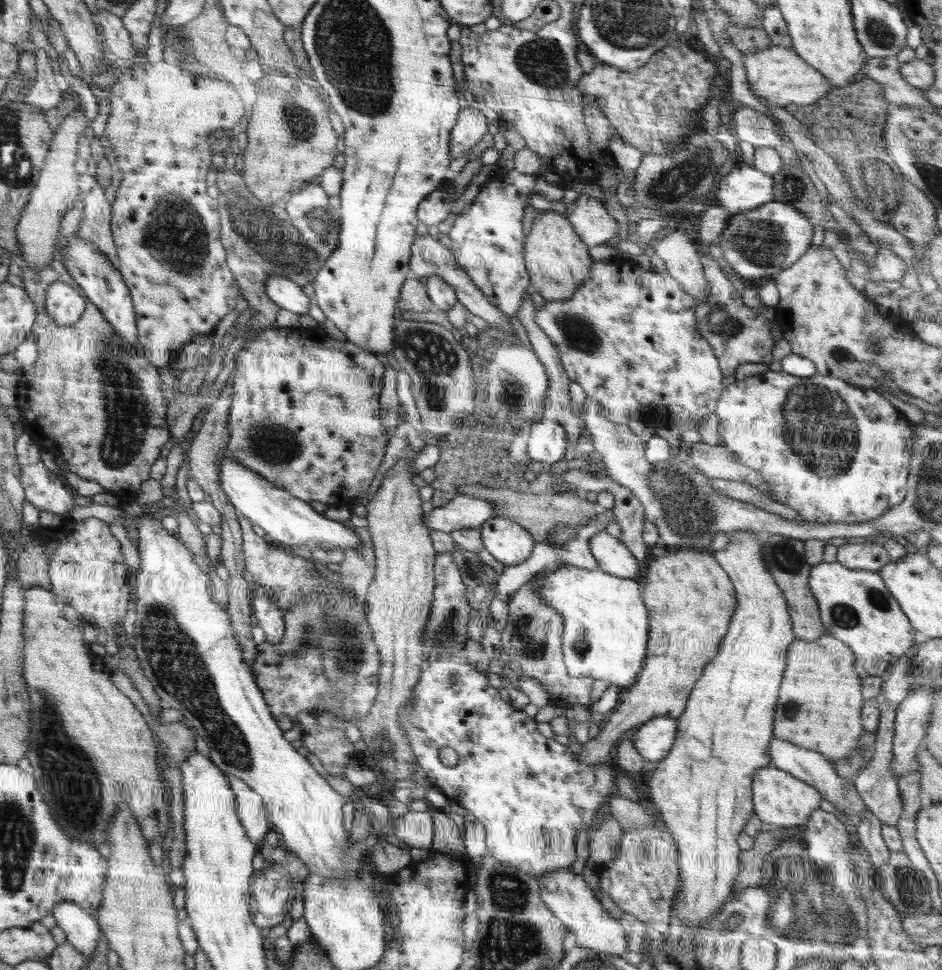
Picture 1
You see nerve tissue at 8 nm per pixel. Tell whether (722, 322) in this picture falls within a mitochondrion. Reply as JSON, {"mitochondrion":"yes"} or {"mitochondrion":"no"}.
{"mitochondrion":"yes"}

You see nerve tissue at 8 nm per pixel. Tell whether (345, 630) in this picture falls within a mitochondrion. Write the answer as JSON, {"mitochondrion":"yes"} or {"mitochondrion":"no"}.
{"mitochondrion":"yes"}

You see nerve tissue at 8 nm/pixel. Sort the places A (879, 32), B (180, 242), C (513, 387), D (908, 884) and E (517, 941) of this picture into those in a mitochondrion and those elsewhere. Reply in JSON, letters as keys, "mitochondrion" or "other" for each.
{"A":"mitochondrion","B":"mitochondrion","C":"mitochondrion","D":"mitochondrion","E":"mitochondrion"}

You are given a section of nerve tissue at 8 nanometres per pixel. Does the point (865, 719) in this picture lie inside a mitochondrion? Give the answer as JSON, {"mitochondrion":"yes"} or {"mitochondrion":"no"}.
{"mitochondrion":"no"}

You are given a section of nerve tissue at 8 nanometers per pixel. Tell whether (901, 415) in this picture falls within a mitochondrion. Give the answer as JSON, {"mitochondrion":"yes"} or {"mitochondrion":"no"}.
{"mitochondrion":"no"}

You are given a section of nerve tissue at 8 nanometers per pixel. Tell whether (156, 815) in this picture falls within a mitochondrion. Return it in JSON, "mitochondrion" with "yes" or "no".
{"mitochondrion":"no"}

